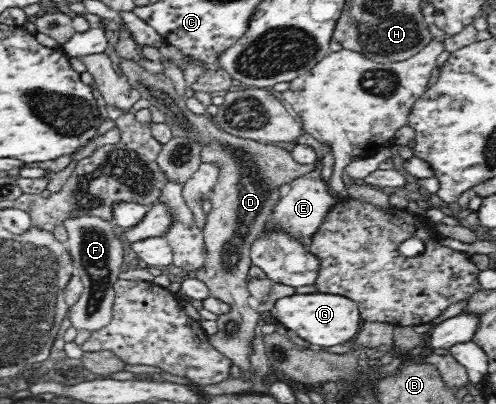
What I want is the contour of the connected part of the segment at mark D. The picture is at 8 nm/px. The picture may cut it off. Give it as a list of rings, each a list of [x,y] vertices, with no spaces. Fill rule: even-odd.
[[[123,62],[121,68],[132,86],[140,91],[141,97],[145,98],[152,105],[156,106],[158,112],[164,114],[164,122],[170,128],[173,137],[189,138],[197,142],[200,147],[200,160],[202,163],[216,165],[218,167],[218,178],[216,184],[207,192],[210,199],[210,212],[208,212],[203,229],[203,239],[205,242],[205,253],[207,259],[203,267],[199,269],[196,278],[204,282],[209,288],[210,297],[217,298],[229,306],[229,311],[224,315],[217,315],[215,321],[218,323],[218,332],[214,336],[208,336],[212,346],[220,351],[224,356],[230,358],[233,364],[241,367],[242,377],[246,380],[253,379],[254,370],[248,360],[250,349],[248,342],[254,334],[254,327],[258,322],[258,311],[253,304],[250,291],[248,290],[248,270],[253,265],[249,252],[251,242],[255,240],[257,234],[264,228],[269,220],[274,206],[280,202],[284,189],[302,174],[308,174],[310,166],[298,164],[289,153],[289,146],[272,143],[261,143],[249,138],[242,138],[218,127],[213,119],[209,119],[207,114],[200,115],[192,113],[186,105],[186,98],[176,91],[174,82],[162,73],[146,72],[135,62]]]

